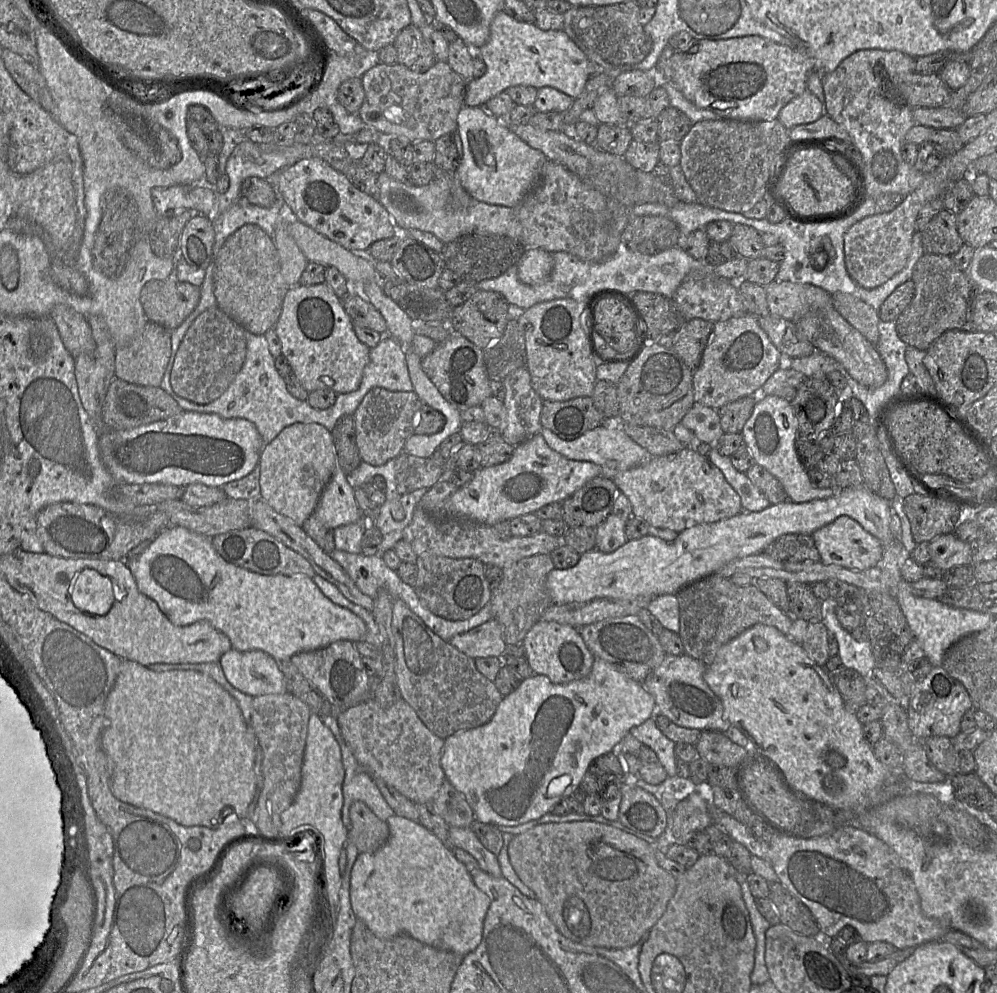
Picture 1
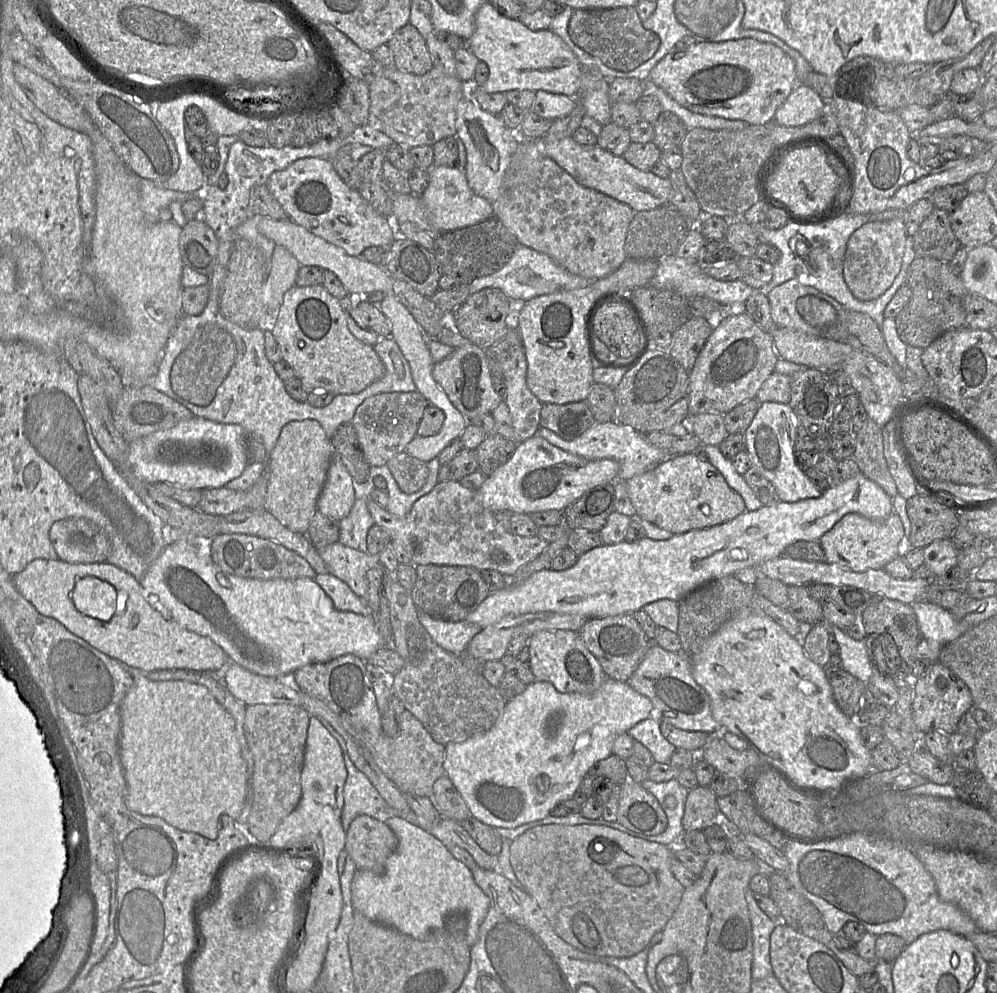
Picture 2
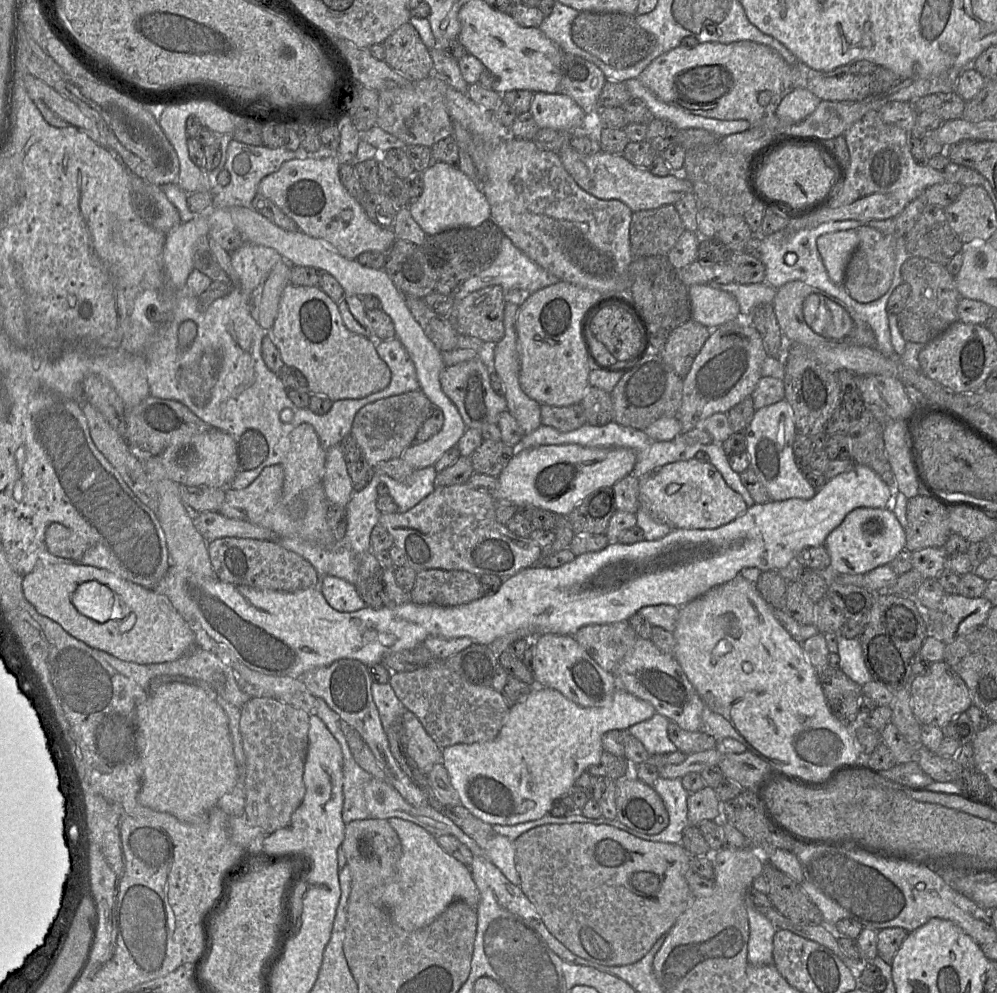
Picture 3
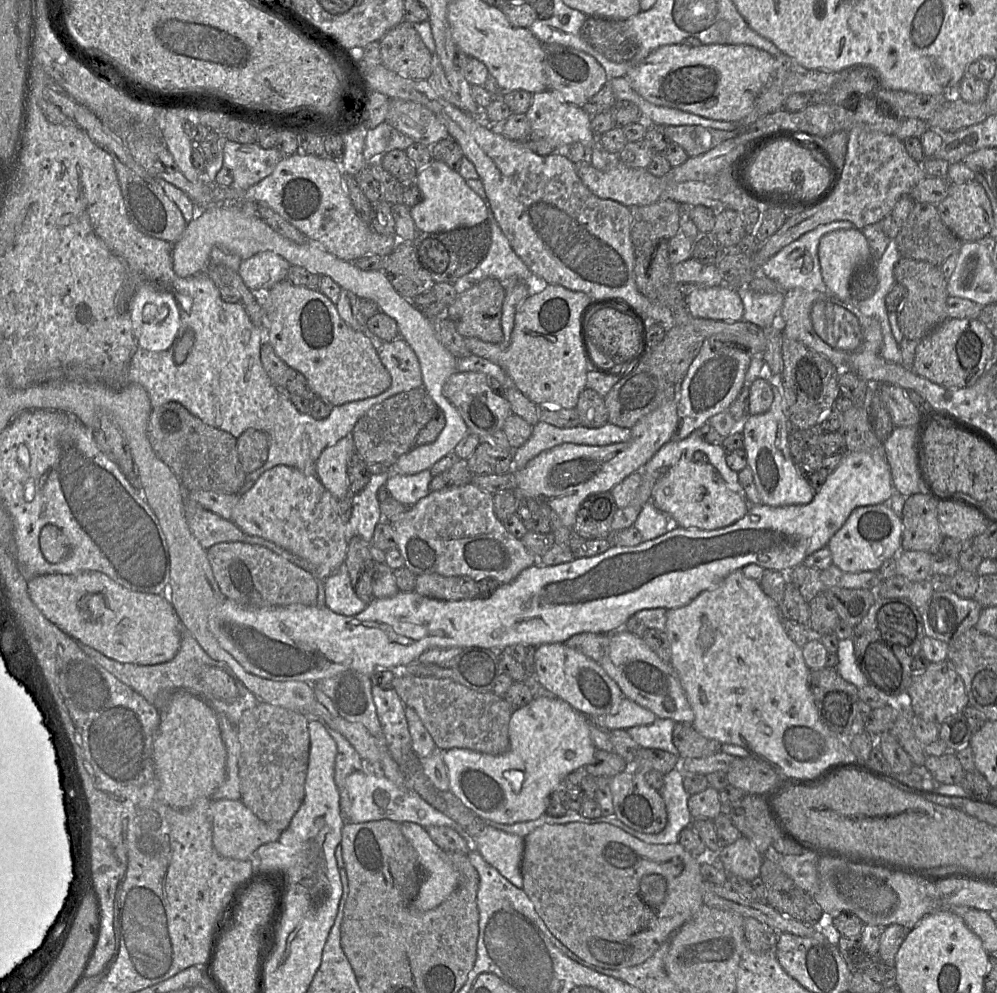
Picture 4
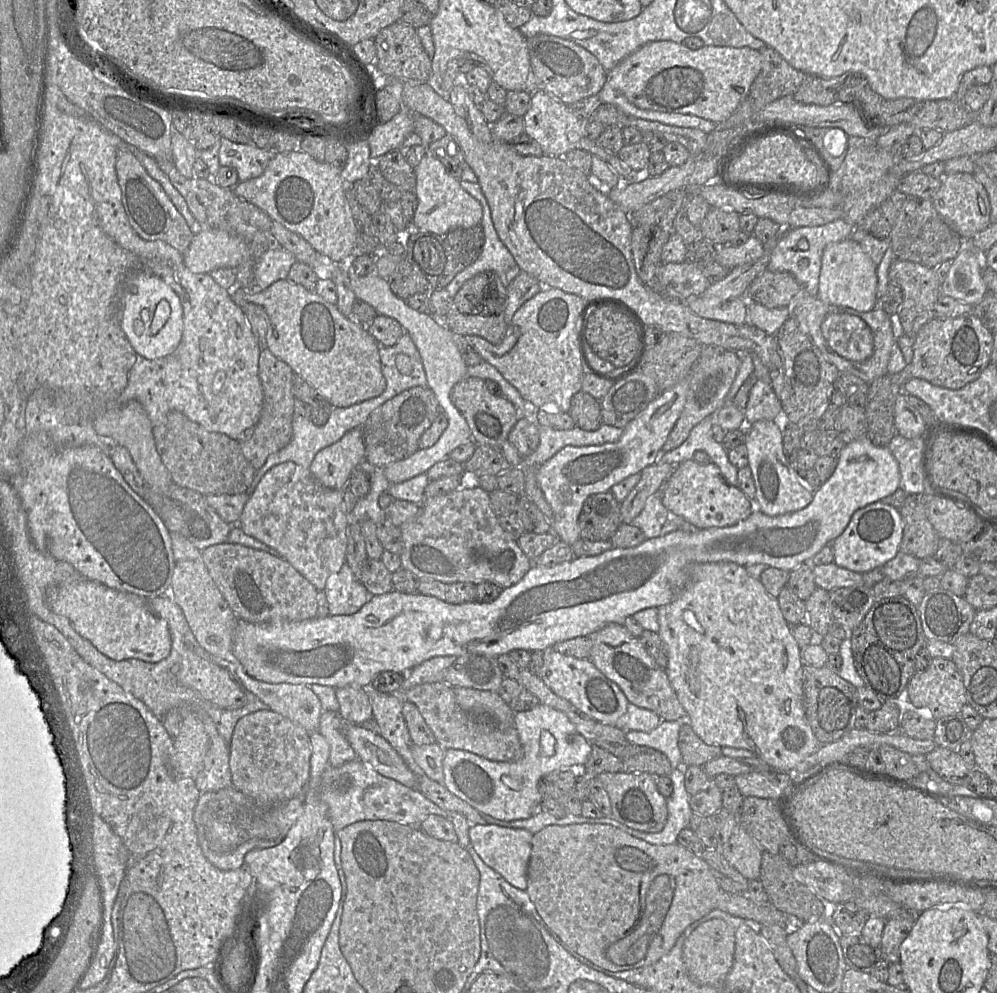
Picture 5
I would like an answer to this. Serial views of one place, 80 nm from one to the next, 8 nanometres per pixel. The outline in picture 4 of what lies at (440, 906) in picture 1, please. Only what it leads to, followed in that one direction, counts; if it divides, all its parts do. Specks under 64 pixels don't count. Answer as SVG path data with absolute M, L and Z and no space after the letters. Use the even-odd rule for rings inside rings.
M402 822L400 828L417 853L422 867L422 883L414 900L414 906L422 912L432 910L444 902L457 888L459 874L452 865L447 852L438 847L430 838L426 828L414 822Z

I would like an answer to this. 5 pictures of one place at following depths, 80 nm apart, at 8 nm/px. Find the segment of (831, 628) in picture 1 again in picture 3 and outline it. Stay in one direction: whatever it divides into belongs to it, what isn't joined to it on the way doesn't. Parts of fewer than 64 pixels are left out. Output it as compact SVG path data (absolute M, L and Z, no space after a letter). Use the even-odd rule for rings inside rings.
M837 633L837 641L840 669L861 686L872 681L872 676L865 665L858 638L847 639Z

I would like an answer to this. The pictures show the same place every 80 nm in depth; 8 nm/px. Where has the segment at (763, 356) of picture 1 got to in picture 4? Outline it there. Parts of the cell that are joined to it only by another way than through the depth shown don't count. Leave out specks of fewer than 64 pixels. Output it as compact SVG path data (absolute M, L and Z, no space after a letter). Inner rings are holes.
M705 339L679 385L678 423L671 441L680 441L707 423L712 416L728 411L744 387L752 356L744 349L713 339Z

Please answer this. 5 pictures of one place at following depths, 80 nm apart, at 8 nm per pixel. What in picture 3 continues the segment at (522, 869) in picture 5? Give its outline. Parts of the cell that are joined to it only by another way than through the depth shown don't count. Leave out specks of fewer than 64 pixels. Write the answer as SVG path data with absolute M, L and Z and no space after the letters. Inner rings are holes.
M493 835L485 848L485 856L514 885L520 886L520 878L515 867L515 848L513 841L505 836Z

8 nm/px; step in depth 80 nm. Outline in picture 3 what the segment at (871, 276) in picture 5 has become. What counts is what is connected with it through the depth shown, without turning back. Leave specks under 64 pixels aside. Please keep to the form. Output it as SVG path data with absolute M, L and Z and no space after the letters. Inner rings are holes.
M857 230L836 231L817 238L819 254L833 283L844 283L847 265L858 243Z

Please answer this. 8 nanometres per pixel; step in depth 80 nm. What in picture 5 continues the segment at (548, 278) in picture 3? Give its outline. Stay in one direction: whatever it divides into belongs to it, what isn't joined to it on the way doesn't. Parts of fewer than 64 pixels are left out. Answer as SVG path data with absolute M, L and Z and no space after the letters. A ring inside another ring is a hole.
M463 179L459 180L463 189L478 200L482 206L483 217L481 226L485 233L485 243L477 260L458 273L446 286L445 289L451 296L454 296L468 279L480 272L494 271L503 277L510 268L517 265L513 255L500 240L496 232L492 221L490 207L482 192L480 184L478 182L472 183Z

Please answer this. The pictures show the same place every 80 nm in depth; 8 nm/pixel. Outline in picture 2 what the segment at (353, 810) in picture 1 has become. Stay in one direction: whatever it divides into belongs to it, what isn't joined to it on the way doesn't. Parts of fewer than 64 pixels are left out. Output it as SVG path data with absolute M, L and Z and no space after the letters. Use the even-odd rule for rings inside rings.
M368 815L357 816L346 832L345 850L358 870L381 871L397 846L398 838L391 828Z

